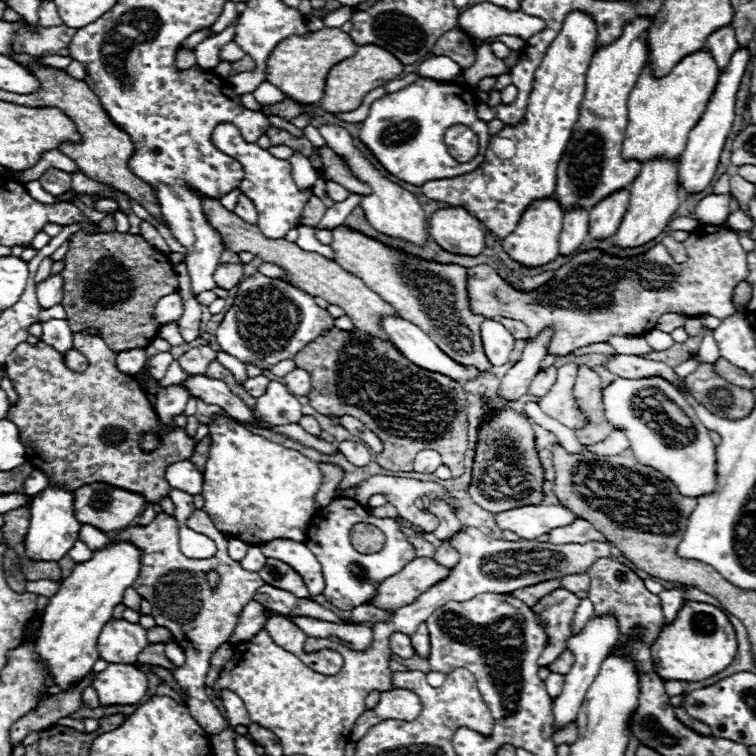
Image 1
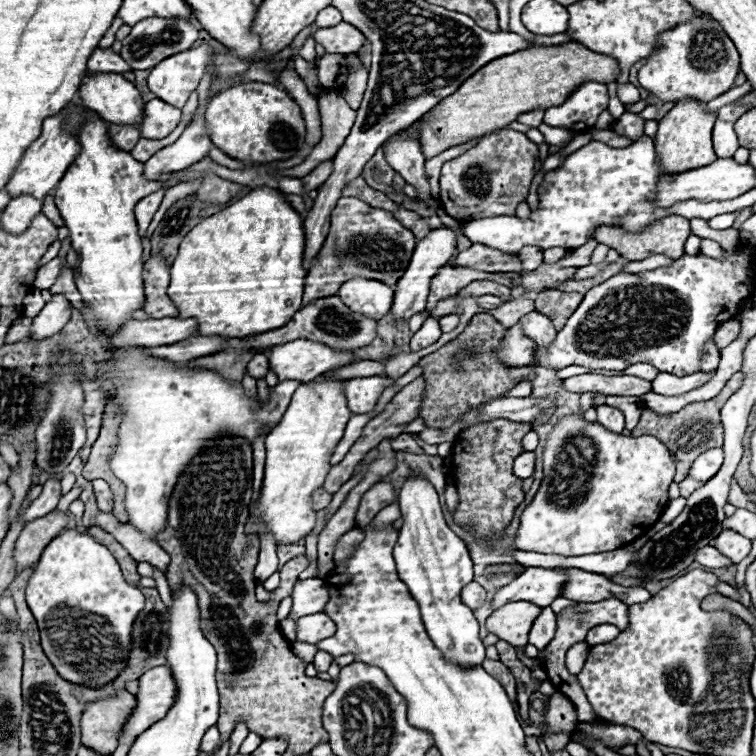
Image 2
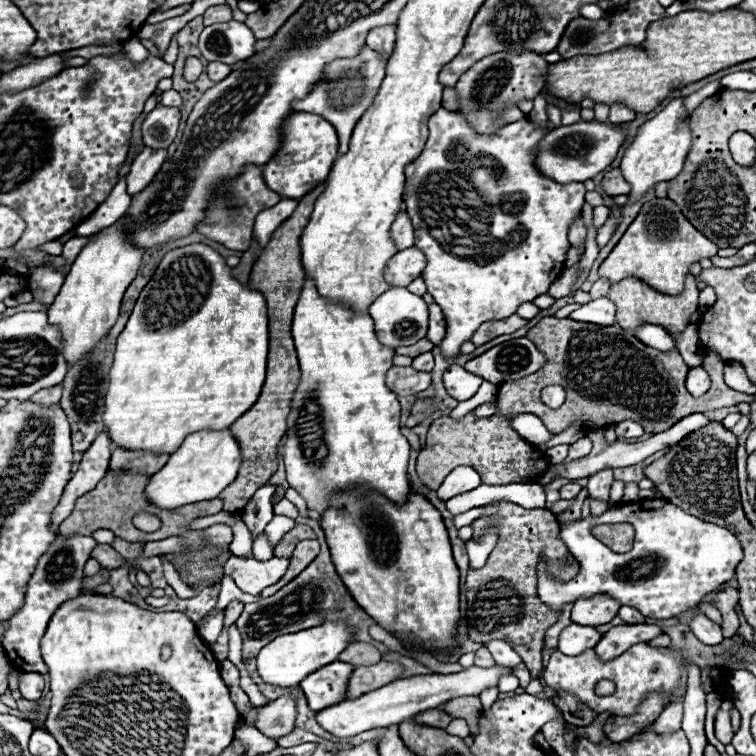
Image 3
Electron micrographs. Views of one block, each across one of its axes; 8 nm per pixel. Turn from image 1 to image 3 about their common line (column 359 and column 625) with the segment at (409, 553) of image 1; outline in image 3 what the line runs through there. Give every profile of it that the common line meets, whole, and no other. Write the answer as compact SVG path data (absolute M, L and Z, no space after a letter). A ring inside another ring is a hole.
M636 500L614 506L600 516L590 514L576 522L560 520L558 538L568 546L570 554L580 560L580 572L572 580L560 582L550 576L546 562L540 560L536 568L538 598L556 612L562 612L580 598L608 594L618 604L640 610L646 618L672 618L696 608L706 594L720 590L726 580L734 578L734 568L742 560L740 542L732 532L686 514L666 500ZM622 522L634 526L634 544L626 554L614 554L590 534L594 524Z

